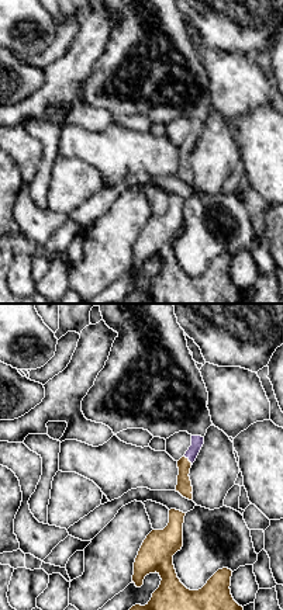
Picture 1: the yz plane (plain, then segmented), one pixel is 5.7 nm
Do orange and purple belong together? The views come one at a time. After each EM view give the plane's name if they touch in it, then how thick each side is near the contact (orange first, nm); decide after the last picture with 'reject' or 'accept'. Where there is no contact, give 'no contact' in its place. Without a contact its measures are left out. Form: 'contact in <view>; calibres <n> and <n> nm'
contact in yz; calibres 90 and 70 nm

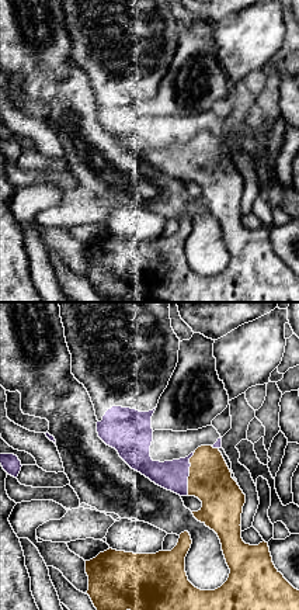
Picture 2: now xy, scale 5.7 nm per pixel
contact in xy; calibres 240 and 180 nm

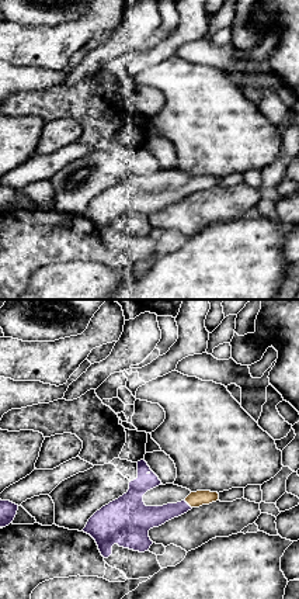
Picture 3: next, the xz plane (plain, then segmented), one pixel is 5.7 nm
contact in xz; calibres 90 and 140 nm

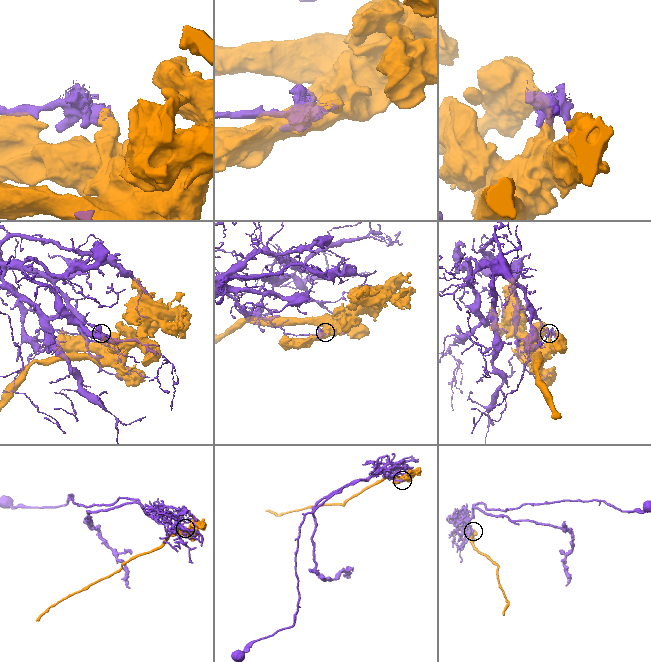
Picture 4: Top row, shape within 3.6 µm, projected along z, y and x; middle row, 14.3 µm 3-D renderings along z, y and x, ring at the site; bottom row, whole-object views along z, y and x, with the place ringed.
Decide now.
reject

